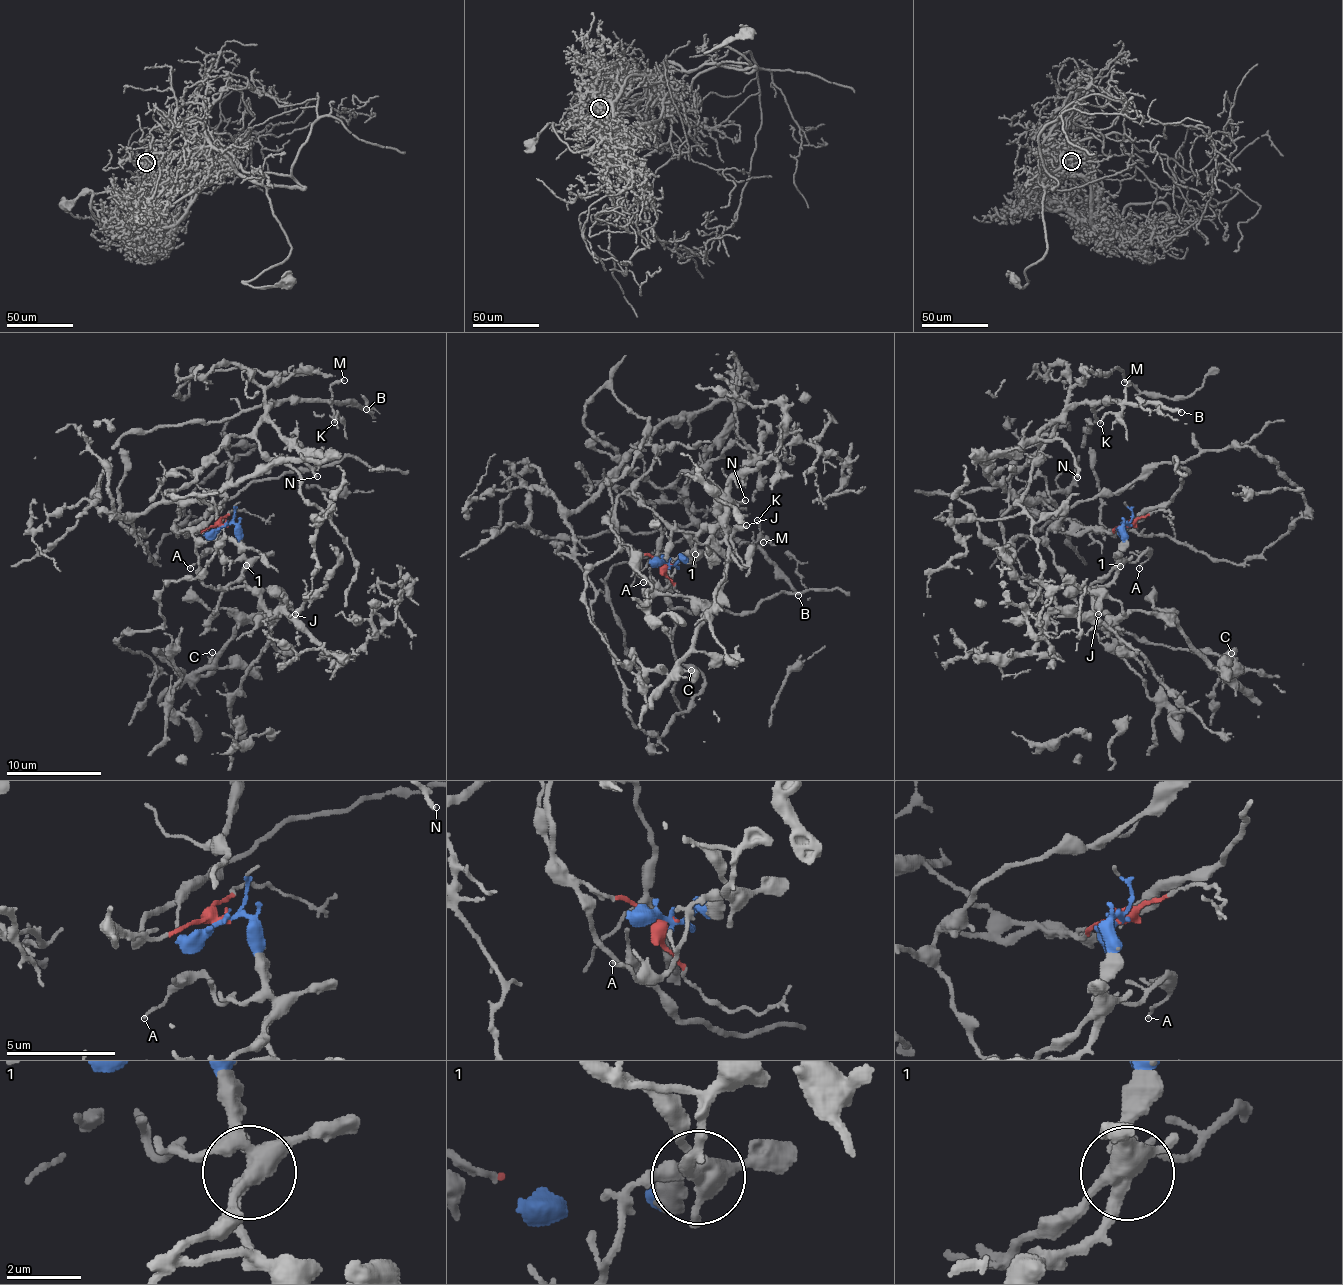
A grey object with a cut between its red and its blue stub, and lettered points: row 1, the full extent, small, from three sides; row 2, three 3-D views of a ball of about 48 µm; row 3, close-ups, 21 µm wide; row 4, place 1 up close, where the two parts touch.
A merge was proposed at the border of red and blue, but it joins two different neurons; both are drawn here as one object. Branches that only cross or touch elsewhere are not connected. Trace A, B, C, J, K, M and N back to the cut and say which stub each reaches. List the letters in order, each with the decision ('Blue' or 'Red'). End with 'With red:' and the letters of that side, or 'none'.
A: Blue
B: Red
C: Blue
J: Blue
K: Red
M: Red
N: Red
With red: B, K, M, N

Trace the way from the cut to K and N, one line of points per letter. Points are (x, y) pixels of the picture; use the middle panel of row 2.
K: (668, 563), (622, 540), (610, 487), (665, 422), (733, 401), (686, 505), (706, 529), (751, 543), (756, 519)
N: (668, 563), (636, 554), (611, 511), (613, 473), (665, 422), (735, 403), (702, 474), (745, 501)

